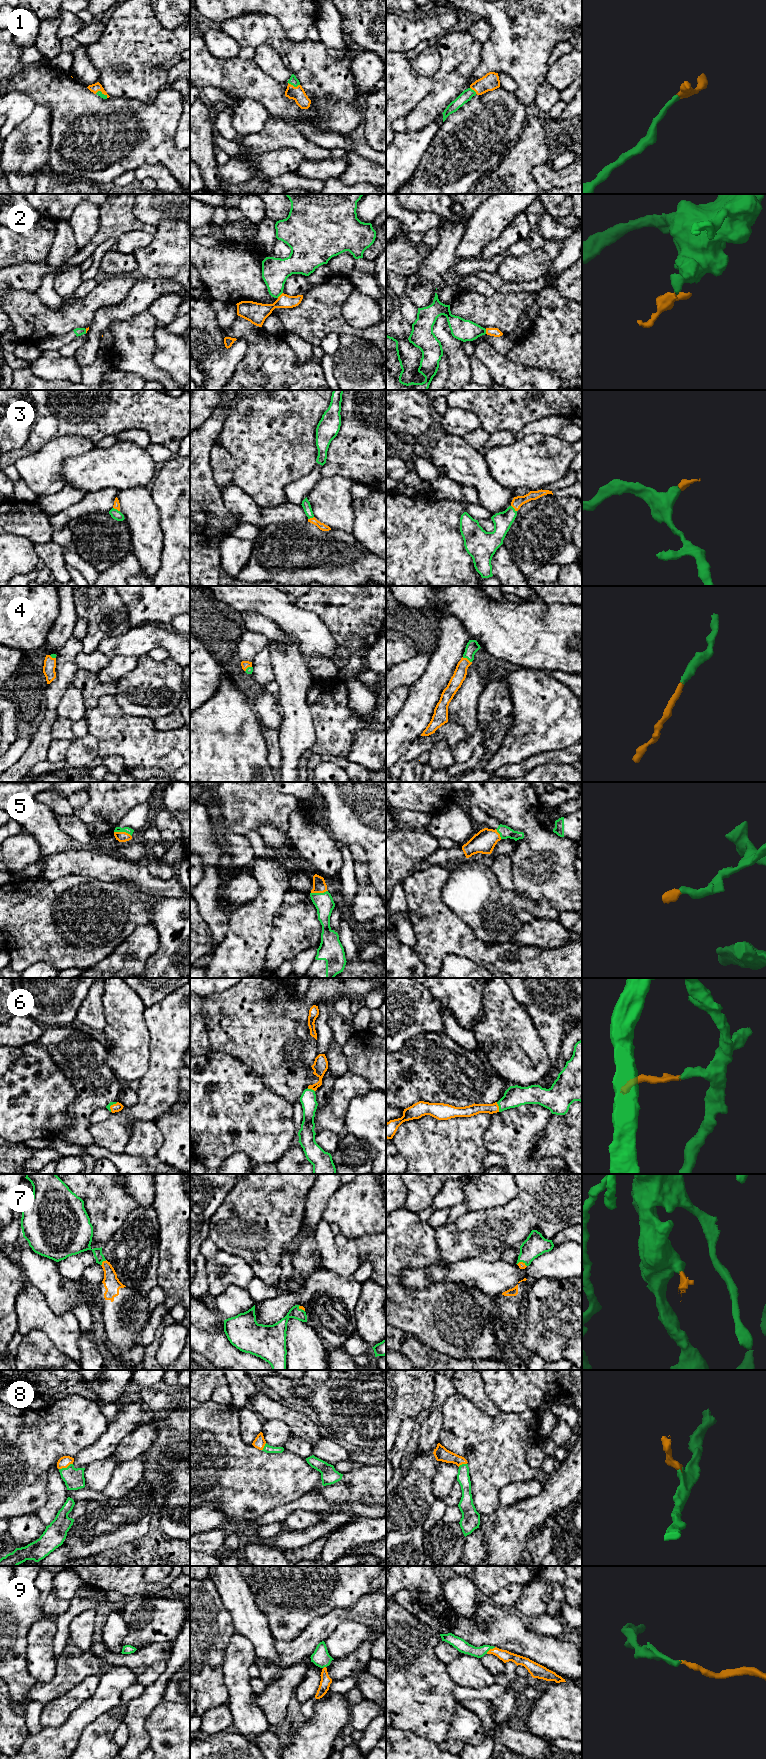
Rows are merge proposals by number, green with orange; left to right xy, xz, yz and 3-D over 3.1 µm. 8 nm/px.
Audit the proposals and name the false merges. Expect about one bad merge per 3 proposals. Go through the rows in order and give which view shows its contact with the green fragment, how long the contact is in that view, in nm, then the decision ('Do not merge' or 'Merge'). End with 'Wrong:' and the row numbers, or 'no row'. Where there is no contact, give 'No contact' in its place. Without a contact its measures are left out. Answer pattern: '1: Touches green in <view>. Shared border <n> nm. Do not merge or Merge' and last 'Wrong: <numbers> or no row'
1: Touches green in xz. Shared border 100 nm. Merge
2: Touches green in xz. Shared border 60 nm. Do not merge
3: Touches green in xy. Shared border 70 nm. Merge
4: Touches green in yz. Shared border 90 nm. Merge
5: Touches green in xy. Shared border 150 nm. Merge
6: Touches green in yz. Shared border 80 nm. Merge
7: Touches green in xy. Shared border 60 nm. Merge
8: Touches green in xy. Shared border 120 nm. Merge
9: Touches green in yz. Shared border 90 nm. Merge
Wrong: 2

